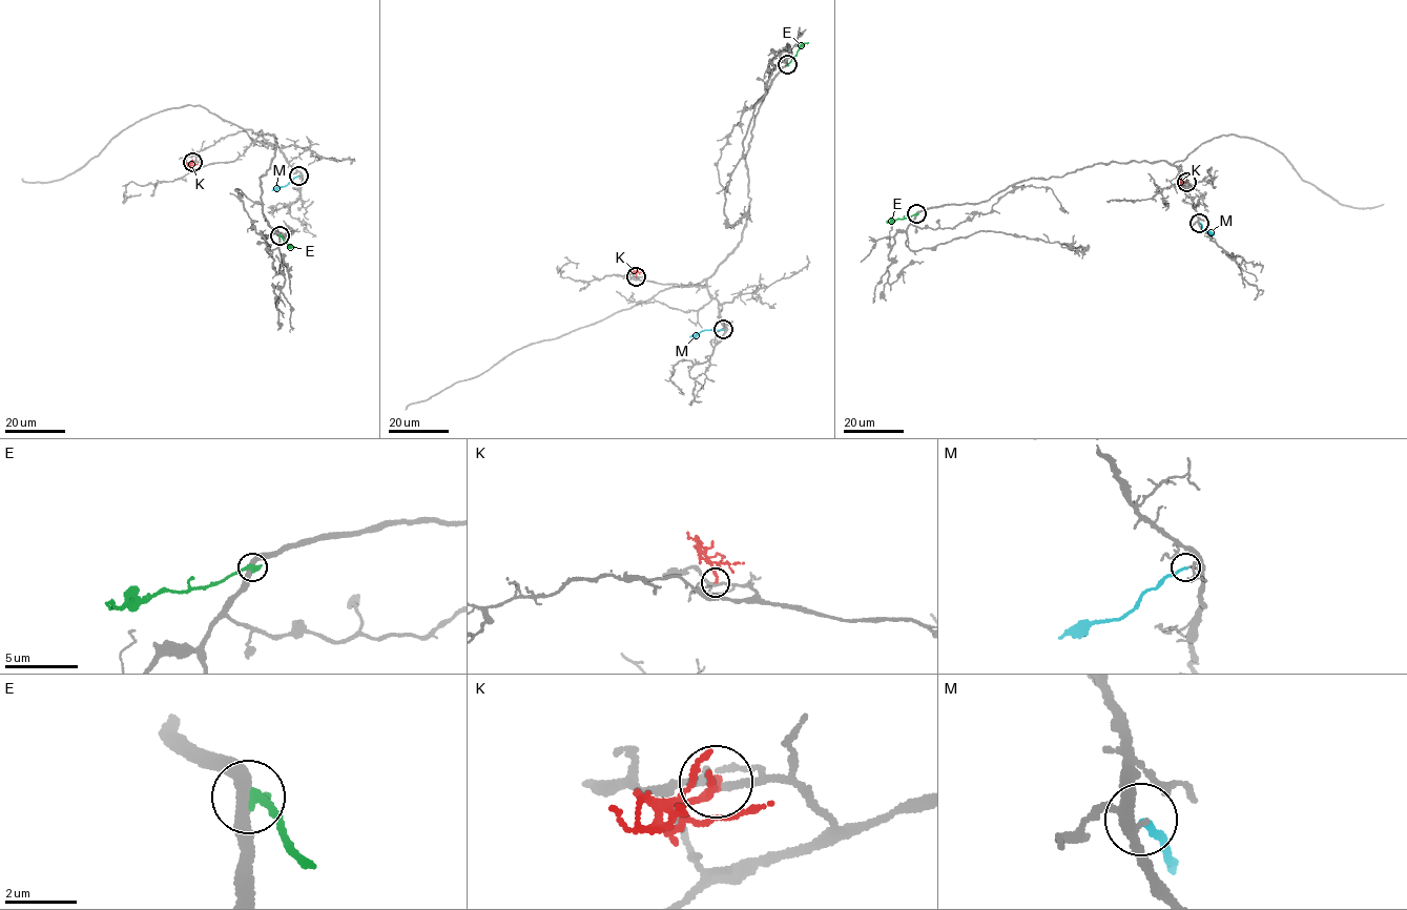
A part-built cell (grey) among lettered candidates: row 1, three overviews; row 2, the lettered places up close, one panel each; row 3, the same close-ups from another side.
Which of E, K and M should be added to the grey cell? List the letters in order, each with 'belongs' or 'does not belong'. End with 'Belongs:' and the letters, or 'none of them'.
E: does not belong
K: does not belong
M: does not belong
Belongs: none of them

